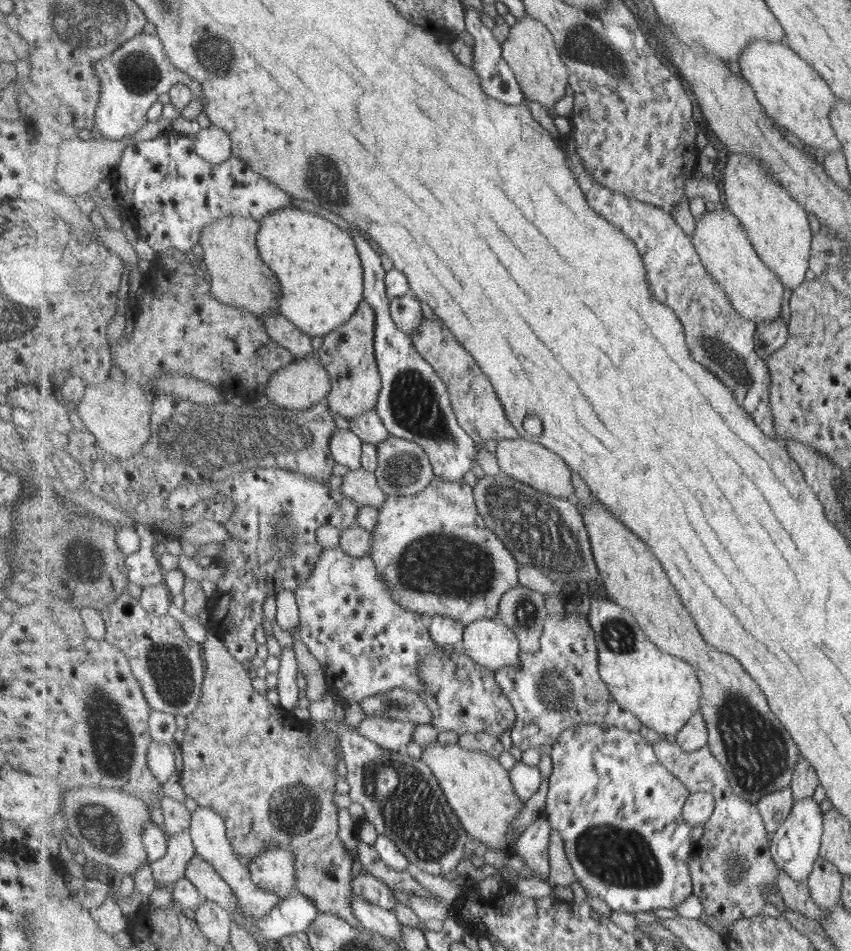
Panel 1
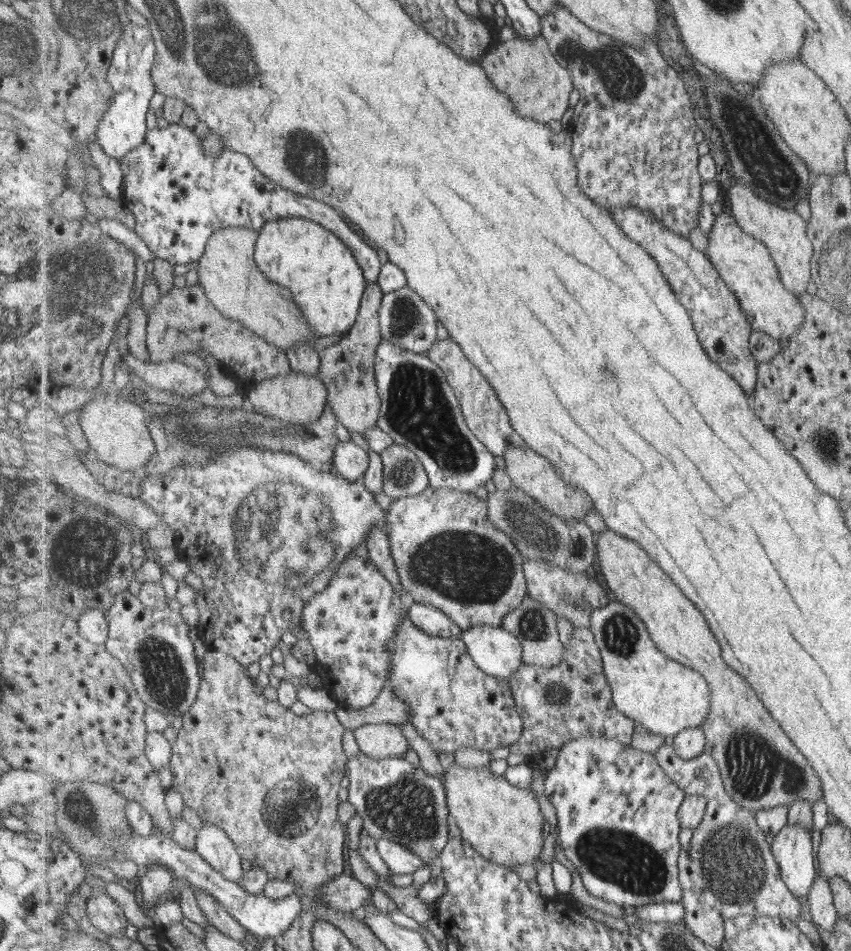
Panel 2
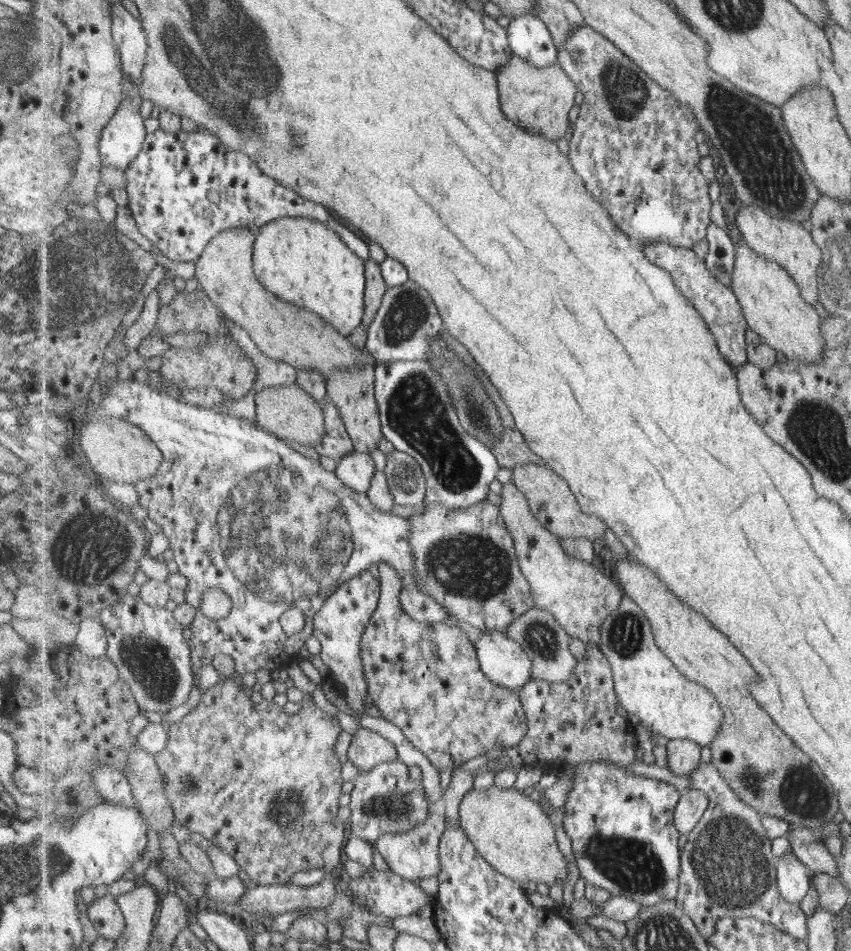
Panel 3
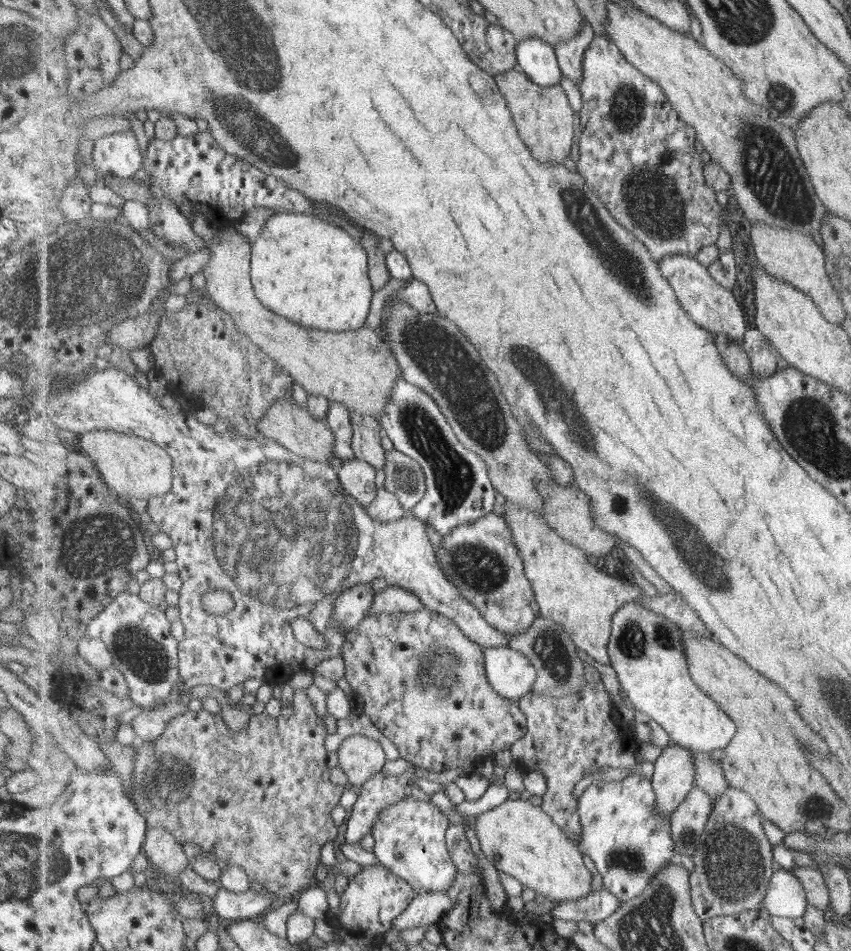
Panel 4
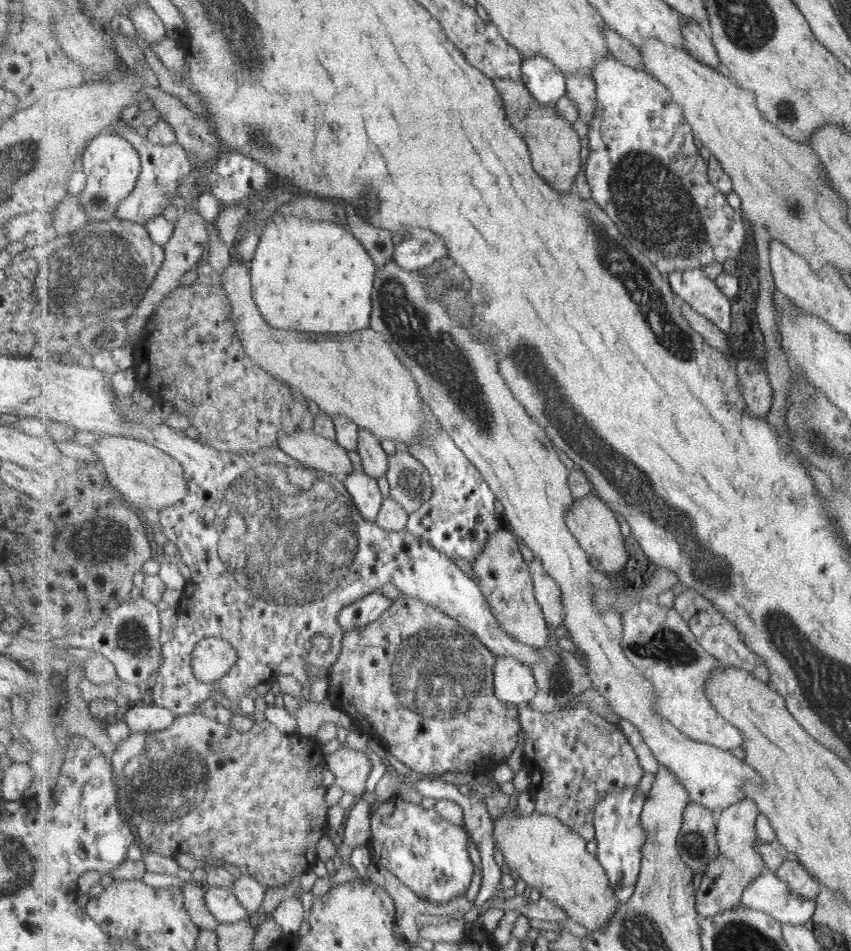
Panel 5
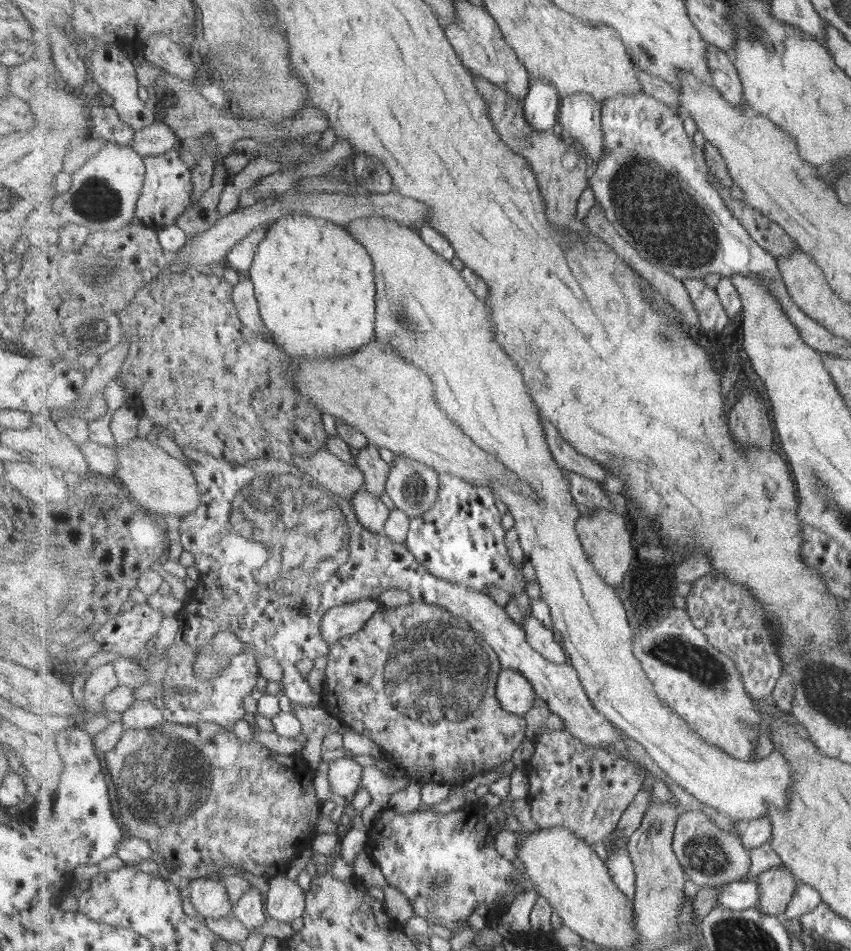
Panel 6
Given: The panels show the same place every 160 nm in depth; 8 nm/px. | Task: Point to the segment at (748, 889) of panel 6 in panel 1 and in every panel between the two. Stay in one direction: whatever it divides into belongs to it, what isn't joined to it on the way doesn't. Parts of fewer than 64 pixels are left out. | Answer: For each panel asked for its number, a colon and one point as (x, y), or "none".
1: (796, 846)
2: (793, 847)
3: (794, 878)
4: (786, 898)
5: (767, 893)

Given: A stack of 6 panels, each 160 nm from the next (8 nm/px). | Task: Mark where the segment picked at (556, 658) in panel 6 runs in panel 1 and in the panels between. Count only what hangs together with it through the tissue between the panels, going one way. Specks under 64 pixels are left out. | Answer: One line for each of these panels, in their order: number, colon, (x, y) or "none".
1: (438, 557)
2: (449, 554)
3: (467, 560)
4: (482, 560)
5: (505, 578)

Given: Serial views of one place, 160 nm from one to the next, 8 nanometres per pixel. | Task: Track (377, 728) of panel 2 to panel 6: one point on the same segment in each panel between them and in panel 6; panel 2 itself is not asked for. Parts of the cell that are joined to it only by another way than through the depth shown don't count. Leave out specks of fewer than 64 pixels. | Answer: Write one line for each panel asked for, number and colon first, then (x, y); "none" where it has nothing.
3: (367, 749)
4: (360, 757)
5: (351, 767)
6: (345, 774)

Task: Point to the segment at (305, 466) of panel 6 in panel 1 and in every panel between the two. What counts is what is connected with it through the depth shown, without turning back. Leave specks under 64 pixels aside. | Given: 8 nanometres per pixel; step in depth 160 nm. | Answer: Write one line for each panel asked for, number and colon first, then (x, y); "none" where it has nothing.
1: (306, 382)
2: (297, 398)
3: (288, 412)
4: (292, 426)
5: (316, 451)

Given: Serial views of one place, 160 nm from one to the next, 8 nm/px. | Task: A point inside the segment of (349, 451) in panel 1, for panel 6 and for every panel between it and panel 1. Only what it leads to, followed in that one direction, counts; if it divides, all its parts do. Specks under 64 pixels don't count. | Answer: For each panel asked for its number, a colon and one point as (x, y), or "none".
2: (351, 462)
3: (357, 470)
4: (358, 476)
5: (367, 497)
6: (371, 512)

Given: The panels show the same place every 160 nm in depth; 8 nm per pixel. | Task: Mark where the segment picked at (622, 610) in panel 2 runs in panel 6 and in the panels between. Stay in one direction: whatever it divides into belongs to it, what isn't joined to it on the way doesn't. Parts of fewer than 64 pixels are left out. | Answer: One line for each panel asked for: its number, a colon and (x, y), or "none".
3: (650, 687)
4: (646, 650)
5: (658, 640)
6: (704, 686)

